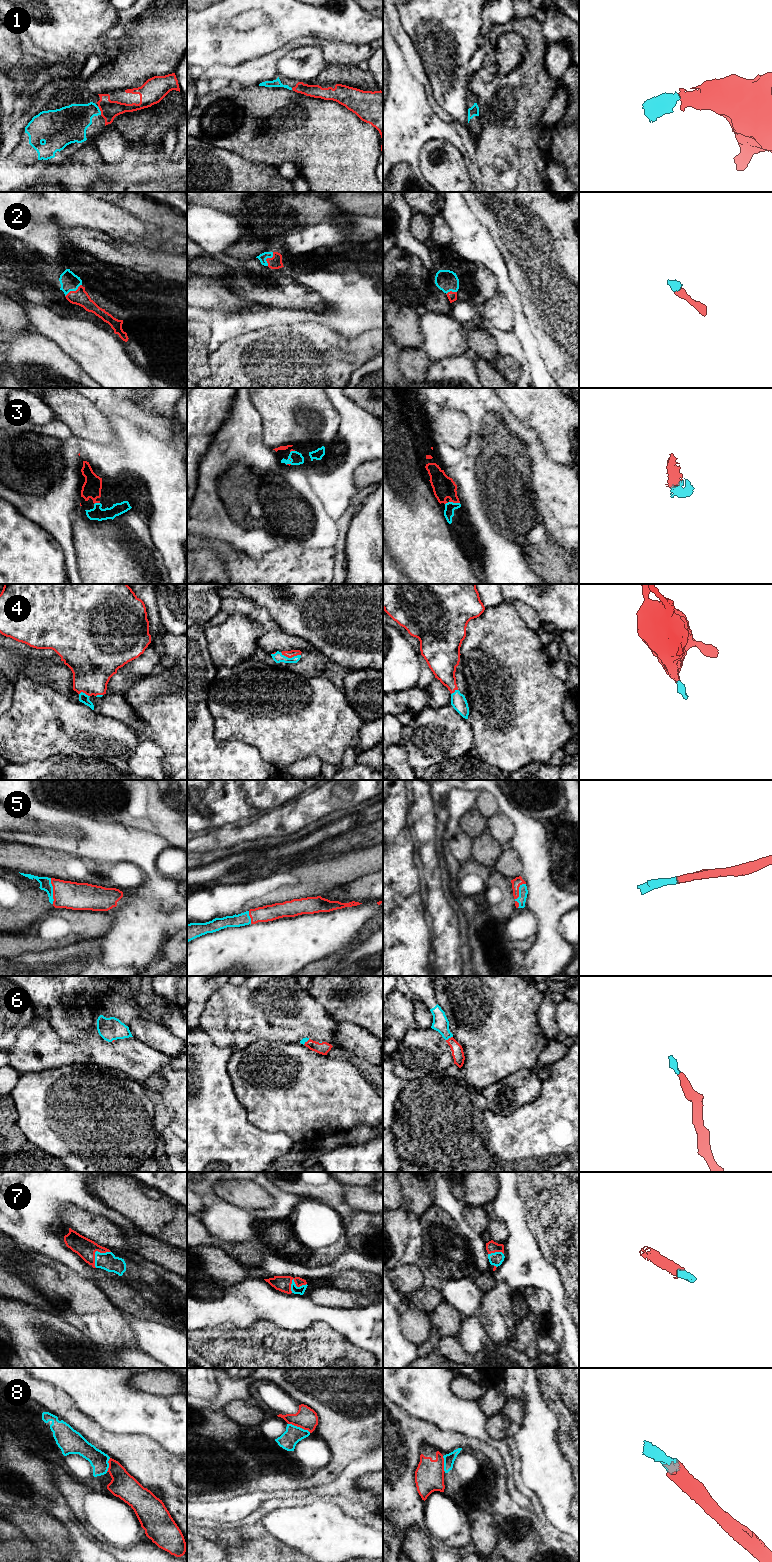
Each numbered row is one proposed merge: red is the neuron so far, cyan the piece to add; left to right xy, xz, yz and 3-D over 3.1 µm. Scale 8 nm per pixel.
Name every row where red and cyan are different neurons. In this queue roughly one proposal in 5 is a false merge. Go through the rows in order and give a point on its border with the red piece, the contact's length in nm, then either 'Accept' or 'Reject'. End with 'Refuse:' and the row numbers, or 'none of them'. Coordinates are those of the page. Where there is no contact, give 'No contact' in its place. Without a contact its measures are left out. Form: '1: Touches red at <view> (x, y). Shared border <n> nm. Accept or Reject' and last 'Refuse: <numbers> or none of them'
1: Touches red at xy (100, 110). Shared border 80 nm. Accept
2: Touches red at xy (73, 291). Shared border 170 nm. Accept
3: Touches red at yz (452, 501). Shared border 120 nm. Accept
4: Touches red at xz (290, 657). Shared border 170 nm. Accept
5: Touches red at yz (518, 894). Shared border 220 nm. Accept
6: Touches red at yz (449, 1038). Shared border 70 nm. Accept
7: Touches red at xy (95, 1251). Shared border 180 nm. Accept
8: Touches red at xz (299, 1426). Shared border 200 nm. Reject
Refuse: 8

